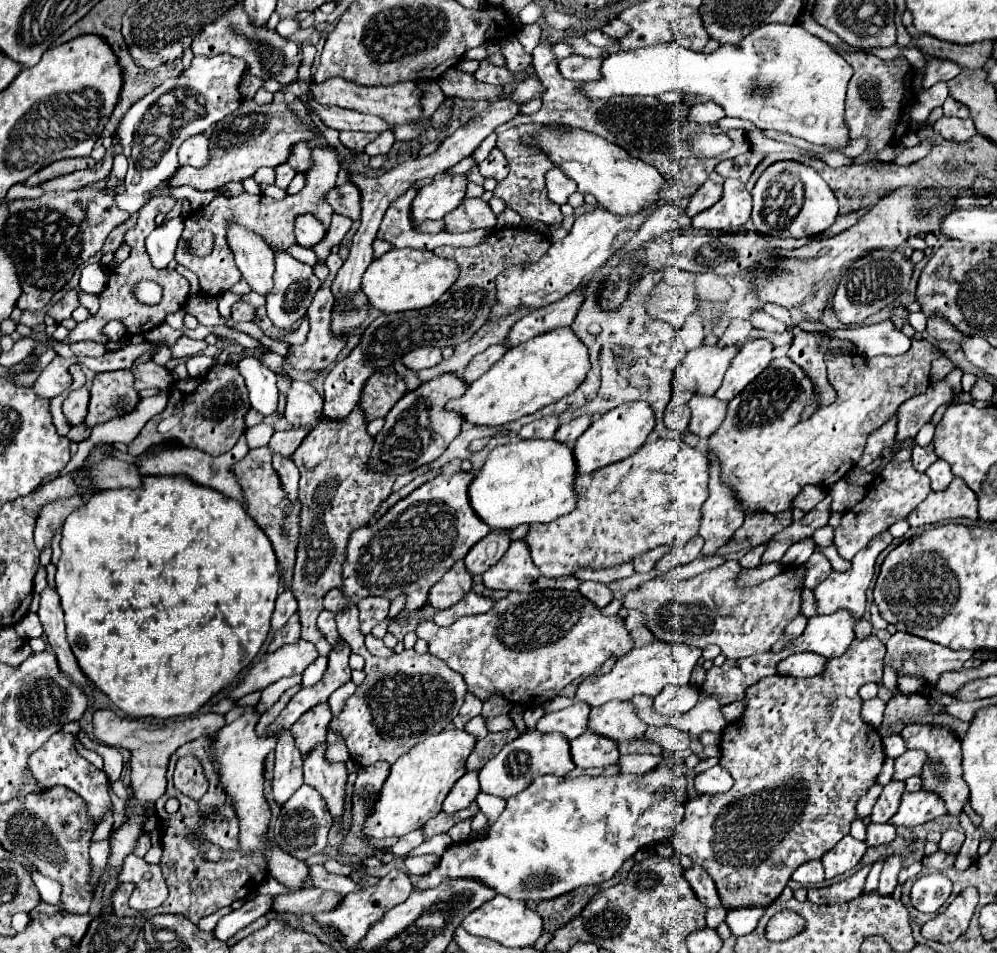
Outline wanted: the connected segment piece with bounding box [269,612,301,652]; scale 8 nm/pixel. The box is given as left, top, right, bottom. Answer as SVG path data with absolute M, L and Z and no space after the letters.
M295 612L295 616L291 616L287 620L287 624L275 632L275 638L269 644L269 652L277 650L277 648L281 648L285 644L291 644L291 642L299 640L299 636L301 636L301 624L299 624L299 612Z

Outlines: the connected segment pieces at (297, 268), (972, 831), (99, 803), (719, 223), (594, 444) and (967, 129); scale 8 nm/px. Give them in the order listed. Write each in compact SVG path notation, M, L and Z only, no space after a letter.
M277 254L275 256L275 276L273 276L273 290L267 294L267 314L273 320L275 326L289 330L297 320L303 318L303 314L307 312L315 292L319 290L321 282L315 276L313 268L309 264L303 264L299 260L295 260L289 254Z
M965 810L959 814L959 822L965 828L965 842L961 846L961 852L955 856L953 868L957 872L963 872L963 870L967 870L977 860L977 848L979 848L981 840L979 840L979 830L971 824L971 818L967 816Z
M57 732L39 750L35 750L31 754L31 760L27 760L27 770L37 780L39 786L53 786L53 784L79 786L79 794L87 802L87 816L93 820L95 826L99 826L103 822L103 816L113 810L107 774L77 754L73 746L73 736L69 732Z
M727 178L723 184L723 196L711 208L693 218L693 228L705 230L735 230L751 218L751 194L745 184L735 178Z
M631 402L631 404L621 404L613 410L609 410L607 414L603 414L599 420L595 420L585 432L583 436L579 436L579 440L575 442L575 460L579 466L579 474L587 474L593 472L595 468L603 468L607 464L615 464L631 454L635 454L637 448L641 448L647 440L647 436L653 432L655 426L655 414L651 412L649 404L639 402Z
M941 116L941 118L935 122L935 132L937 132L939 136L943 136L945 140L967 140L967 138L971 138L977 130L975 130L971 118L959 120L959 118Z

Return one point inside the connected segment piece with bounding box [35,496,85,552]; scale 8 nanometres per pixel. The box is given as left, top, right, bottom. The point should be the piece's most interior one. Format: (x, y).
(51, 518)

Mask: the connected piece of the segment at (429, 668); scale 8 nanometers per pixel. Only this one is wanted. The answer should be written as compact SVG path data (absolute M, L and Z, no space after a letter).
M351 602L343 610L335 612L335 622L351 650L365 658L365 680L331 724L345 738L349 754L359 766L371 766L379 760L395 764L397 758L417 742L431 734L439 734L453 722L467 692L463 676L451 672L443 660L431 654L419 656L415 650L403 650L391 658L369 654L363 644L363 634L359 632L359 626L355 626L359 624L359 618L357 608Z

